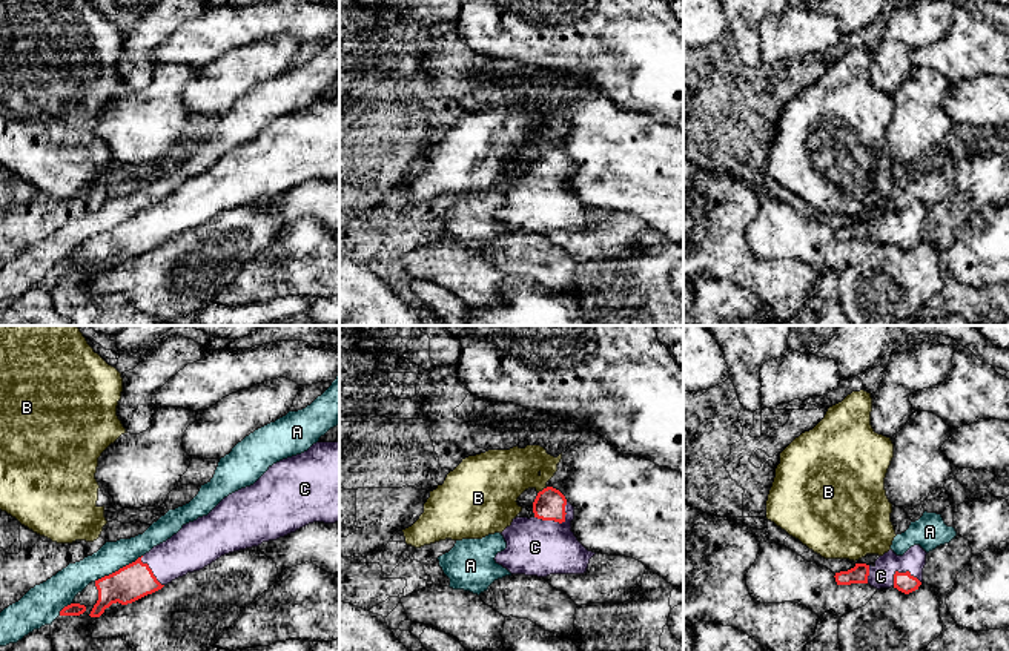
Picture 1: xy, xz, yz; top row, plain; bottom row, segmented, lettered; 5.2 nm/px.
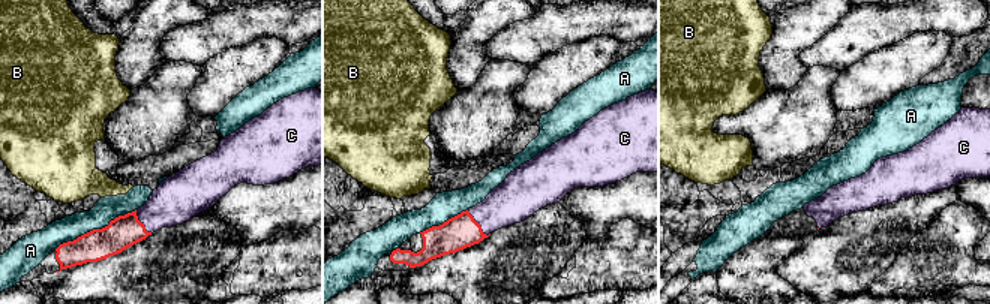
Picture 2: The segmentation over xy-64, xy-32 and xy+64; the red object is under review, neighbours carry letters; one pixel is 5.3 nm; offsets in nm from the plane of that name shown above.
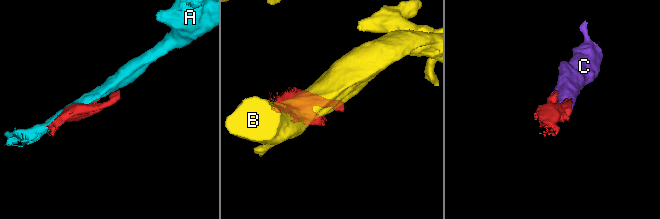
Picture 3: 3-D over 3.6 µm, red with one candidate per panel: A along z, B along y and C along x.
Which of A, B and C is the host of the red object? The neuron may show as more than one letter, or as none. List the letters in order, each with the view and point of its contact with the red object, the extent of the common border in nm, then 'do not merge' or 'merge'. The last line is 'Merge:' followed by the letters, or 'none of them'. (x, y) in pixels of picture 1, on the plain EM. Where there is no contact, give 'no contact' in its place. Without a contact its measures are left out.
A: xy (119, 226) | 300 nm | do not merge
B: xz (544, 145) | 70 nm | do not merge
C: xz (558, 177) | 200 nm | merge
Merge: C

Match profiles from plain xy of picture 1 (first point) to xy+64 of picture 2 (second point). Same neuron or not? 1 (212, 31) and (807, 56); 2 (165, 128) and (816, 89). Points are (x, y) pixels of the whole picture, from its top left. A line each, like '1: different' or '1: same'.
1: same
2: same

